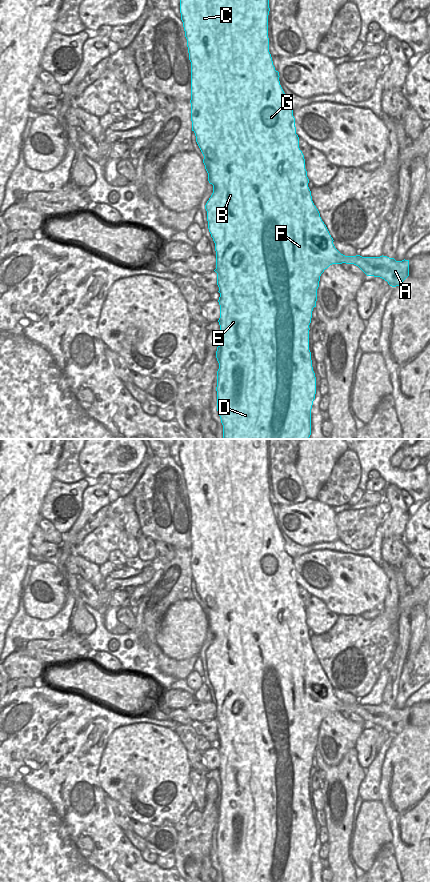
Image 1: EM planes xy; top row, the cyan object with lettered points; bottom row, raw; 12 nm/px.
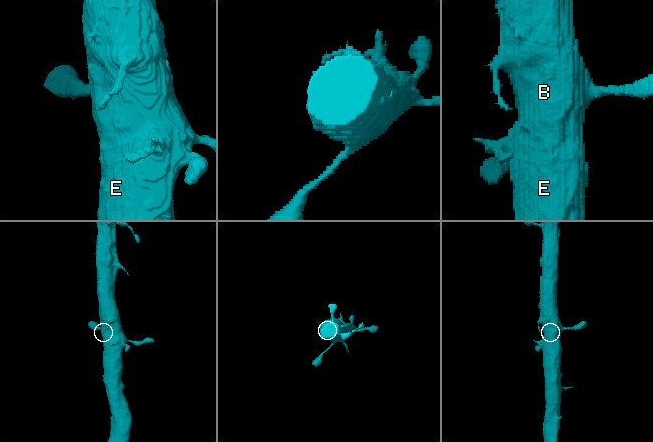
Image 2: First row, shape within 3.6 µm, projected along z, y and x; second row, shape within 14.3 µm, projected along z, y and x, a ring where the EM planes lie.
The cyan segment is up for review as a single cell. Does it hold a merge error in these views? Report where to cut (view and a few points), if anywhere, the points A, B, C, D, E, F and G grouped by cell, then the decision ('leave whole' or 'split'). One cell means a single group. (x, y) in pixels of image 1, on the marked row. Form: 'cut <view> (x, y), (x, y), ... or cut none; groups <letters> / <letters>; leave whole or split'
cut none; groups A B C D E F G; leave whole

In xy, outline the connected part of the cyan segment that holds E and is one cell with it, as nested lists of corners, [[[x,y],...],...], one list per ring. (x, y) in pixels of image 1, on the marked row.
[[[180,0],[181,20],[187,39],[191,62],[191,121],[196,142],[204,156],[203,163],[213,193],[205,205],[208,229],[215,243],[217,285],[219,287],[221,345],[217,347],[217,411],[223,425],[223,439],[309,439],[311,435],[311,409],[316,394],[316,377],[309,350],[309,325],[316,307],[320,276],[332,264],[354,264],[367,276],[380,277],[392,287],[399,286],[409,276],[409,260],[396,261],[387,256],[345,256],[333,244],[326,225],[312,201],[305,159],[299,148],[293,110],[285,101],[279,72],[275,70],[269,52],[268,15],[269,0]]]

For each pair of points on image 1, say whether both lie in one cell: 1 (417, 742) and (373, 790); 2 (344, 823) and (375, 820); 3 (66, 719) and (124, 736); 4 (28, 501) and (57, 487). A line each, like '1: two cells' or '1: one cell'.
1: two cells
2: two cells
3: two cells
4: two cells

